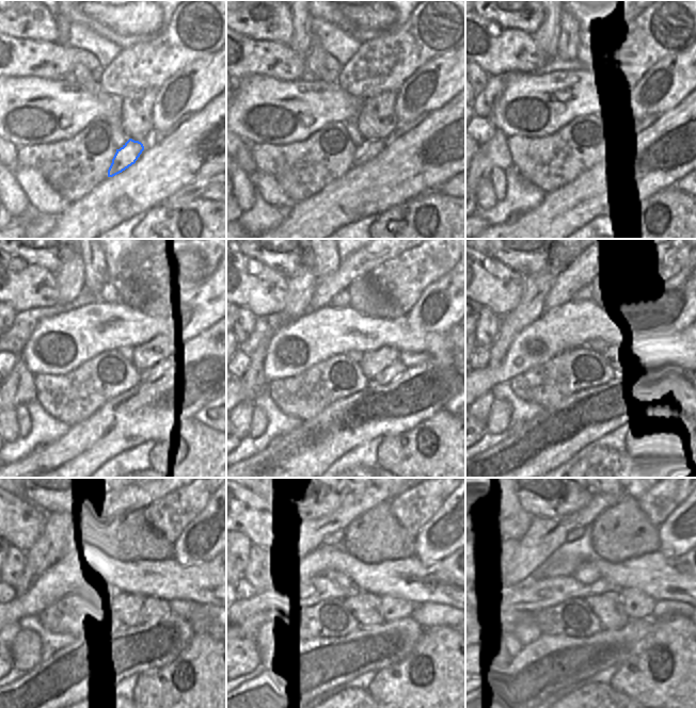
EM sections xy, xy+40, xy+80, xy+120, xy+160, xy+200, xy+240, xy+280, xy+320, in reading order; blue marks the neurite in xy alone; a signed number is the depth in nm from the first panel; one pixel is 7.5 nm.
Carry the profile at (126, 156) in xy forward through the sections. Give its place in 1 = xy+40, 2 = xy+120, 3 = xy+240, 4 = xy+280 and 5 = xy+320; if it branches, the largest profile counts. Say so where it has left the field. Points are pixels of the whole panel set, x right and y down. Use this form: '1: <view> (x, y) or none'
1: xy+40 (370, 148)
2: xy+120 (155, 372)
3: xy+240 (153, 608)
4: xy+280 (393, 608)
5: xy+320 (637, 605)

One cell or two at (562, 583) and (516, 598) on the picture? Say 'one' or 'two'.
one

